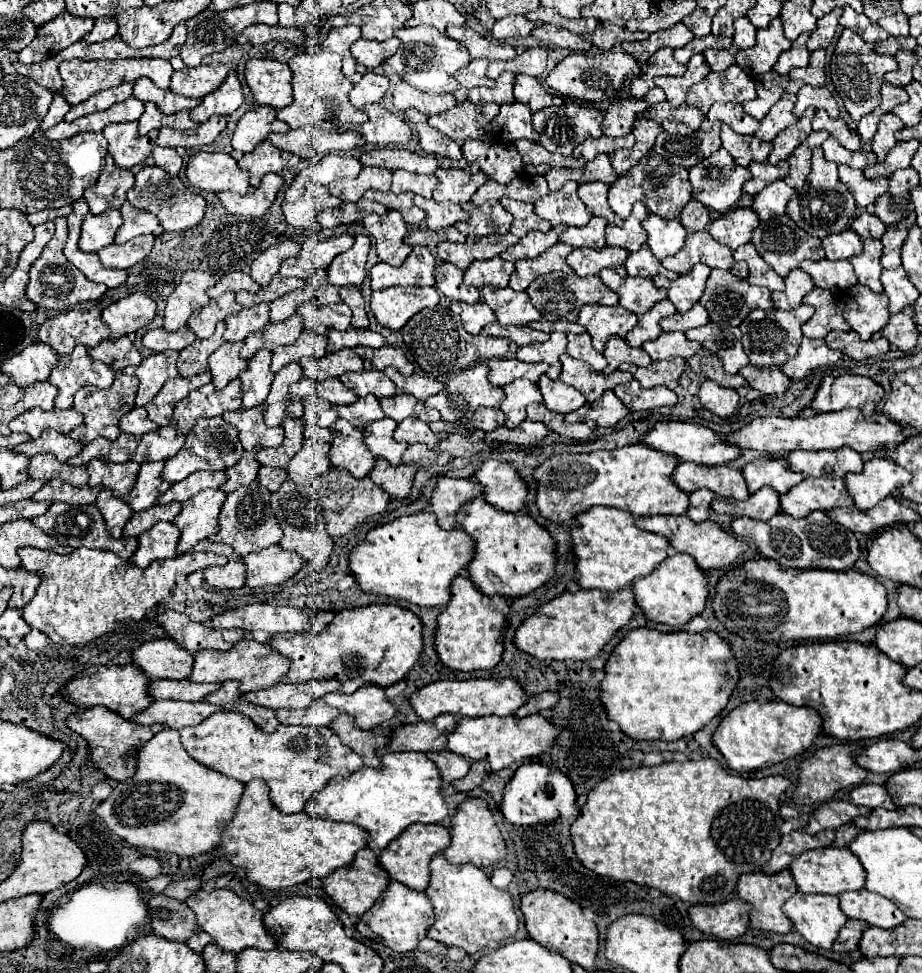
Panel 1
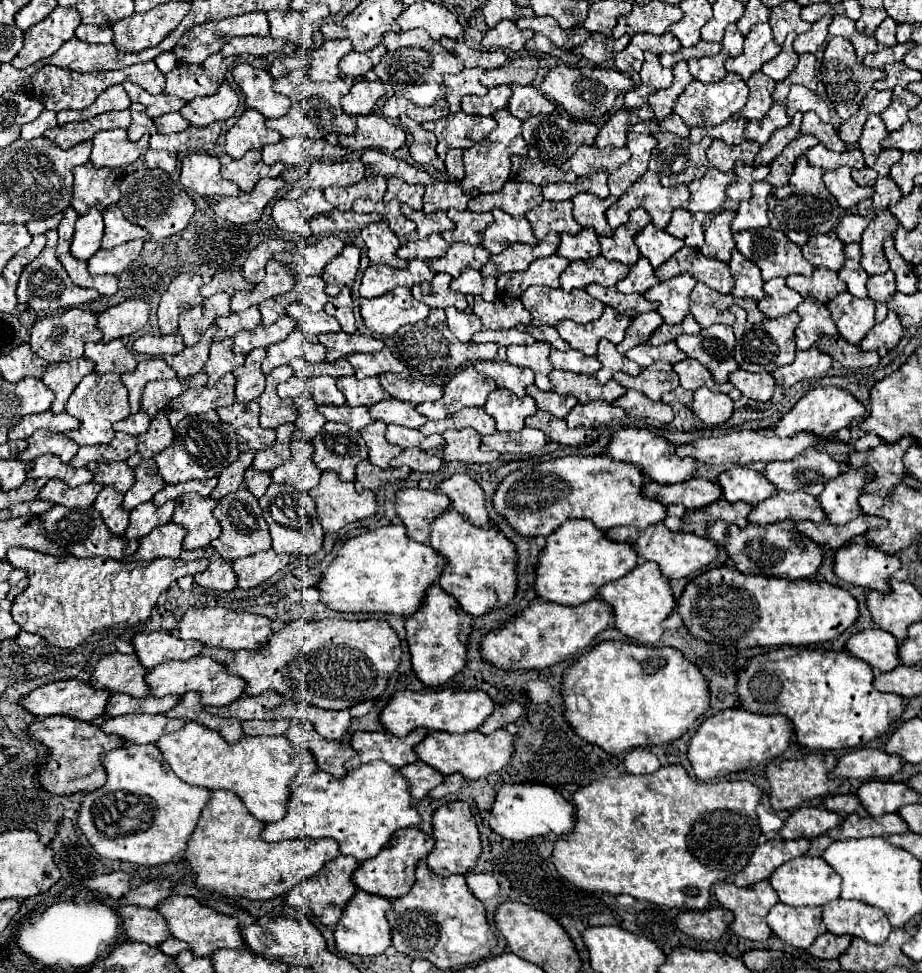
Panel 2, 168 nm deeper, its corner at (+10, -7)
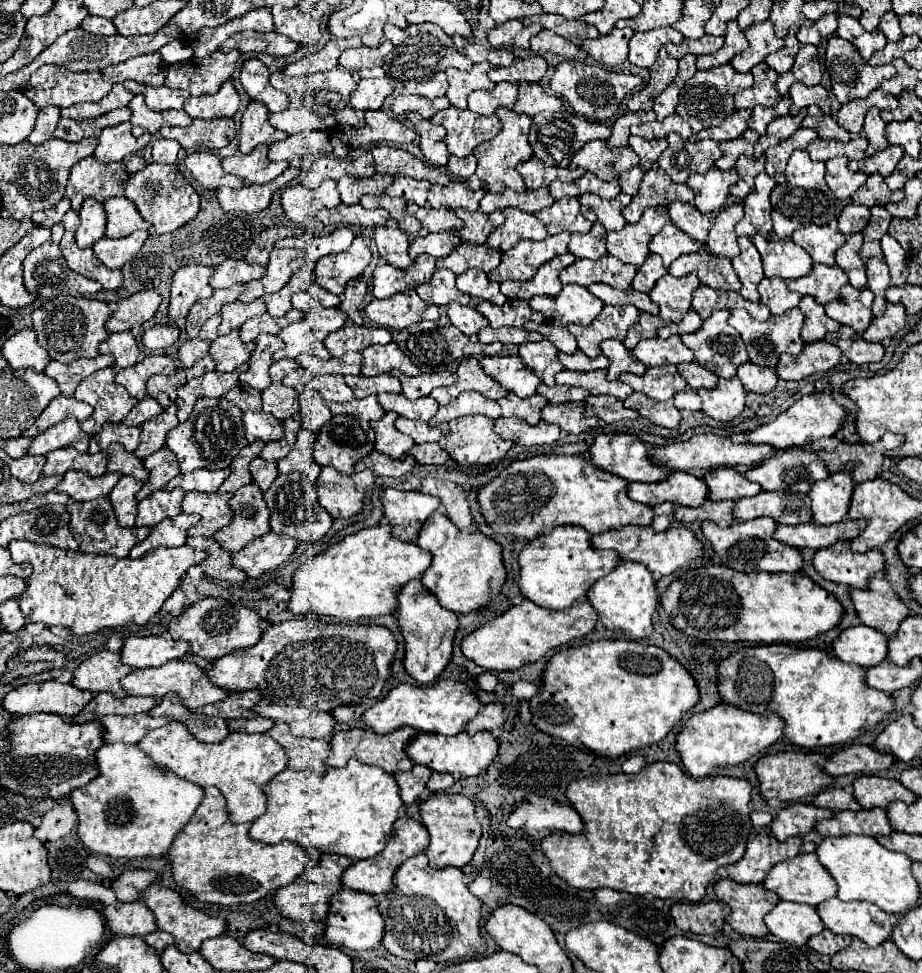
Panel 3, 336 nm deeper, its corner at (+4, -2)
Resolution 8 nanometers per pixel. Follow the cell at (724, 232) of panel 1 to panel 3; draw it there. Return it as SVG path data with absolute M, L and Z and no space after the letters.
M736 201L736 203L728 203L714 219L714 225L710 229L710 235L708 235L708 249L714 253L714 255L720 255L720 257L736 257L740 253L738 249L738 237L734 233L734 225L742 219L744 215L744 209L742 209L742 203Z

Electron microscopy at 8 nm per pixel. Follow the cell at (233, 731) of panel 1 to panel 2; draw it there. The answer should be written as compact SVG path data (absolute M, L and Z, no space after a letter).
M186 722L178 732L164 734L158 738L156 748L176 776L186 784L196 784L208 790L230 790L242 800L246 810L256 820L266 824L284 818L292 778L300 770L306 776L318 770L314 758L310 754L296 752L290 740L284 740L284 736L244 736L236 744L228 744L216 730L210 730L198 722Z

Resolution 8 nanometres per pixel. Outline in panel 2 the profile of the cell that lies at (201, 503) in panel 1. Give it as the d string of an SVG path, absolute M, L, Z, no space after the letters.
M184 494L176 500L172 522L188 528L188 536L184 538L186 550L204 548L222 534L220 524L212 514L216 504L218 504L216 500L202 498L198 494Z

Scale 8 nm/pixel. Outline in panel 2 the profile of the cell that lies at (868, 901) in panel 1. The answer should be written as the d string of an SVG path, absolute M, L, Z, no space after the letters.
M838 898L828 902L822 910L822 920L826 930L832 934L858 936L870 944L884 944L892 930L886 914L880 908L856 900Z

